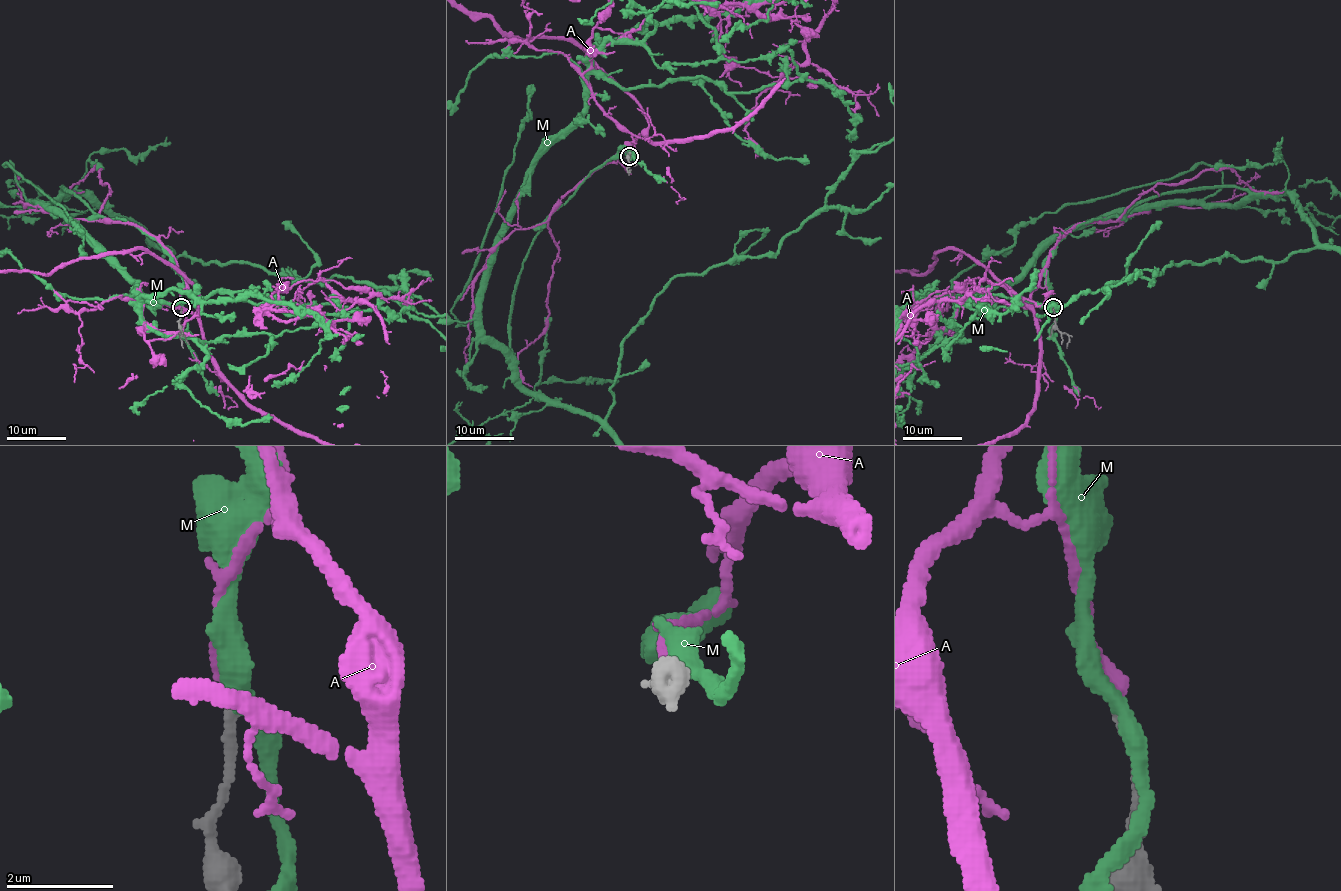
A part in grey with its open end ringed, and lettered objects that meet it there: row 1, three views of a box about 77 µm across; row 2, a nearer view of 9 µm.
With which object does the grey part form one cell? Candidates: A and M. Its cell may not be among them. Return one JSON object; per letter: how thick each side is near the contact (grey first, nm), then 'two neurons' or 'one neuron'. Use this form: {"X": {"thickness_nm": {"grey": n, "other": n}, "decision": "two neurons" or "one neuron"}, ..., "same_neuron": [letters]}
{"A": {"thickness_nm": {"grey": 190, "other": 200}, "decision": "one neuron"}, "M": {"thickness_nm": {"grey": 200, "other": 320}, "decision": "two neurons"}, "same_neuron": ["A"]}

